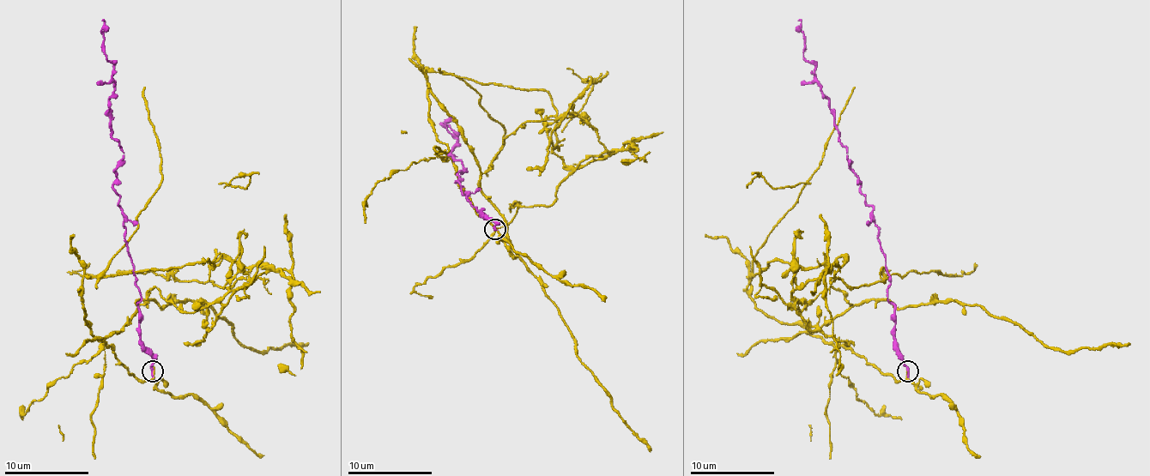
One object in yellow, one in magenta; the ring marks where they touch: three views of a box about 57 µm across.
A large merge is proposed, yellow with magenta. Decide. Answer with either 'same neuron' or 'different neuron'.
different neuron

